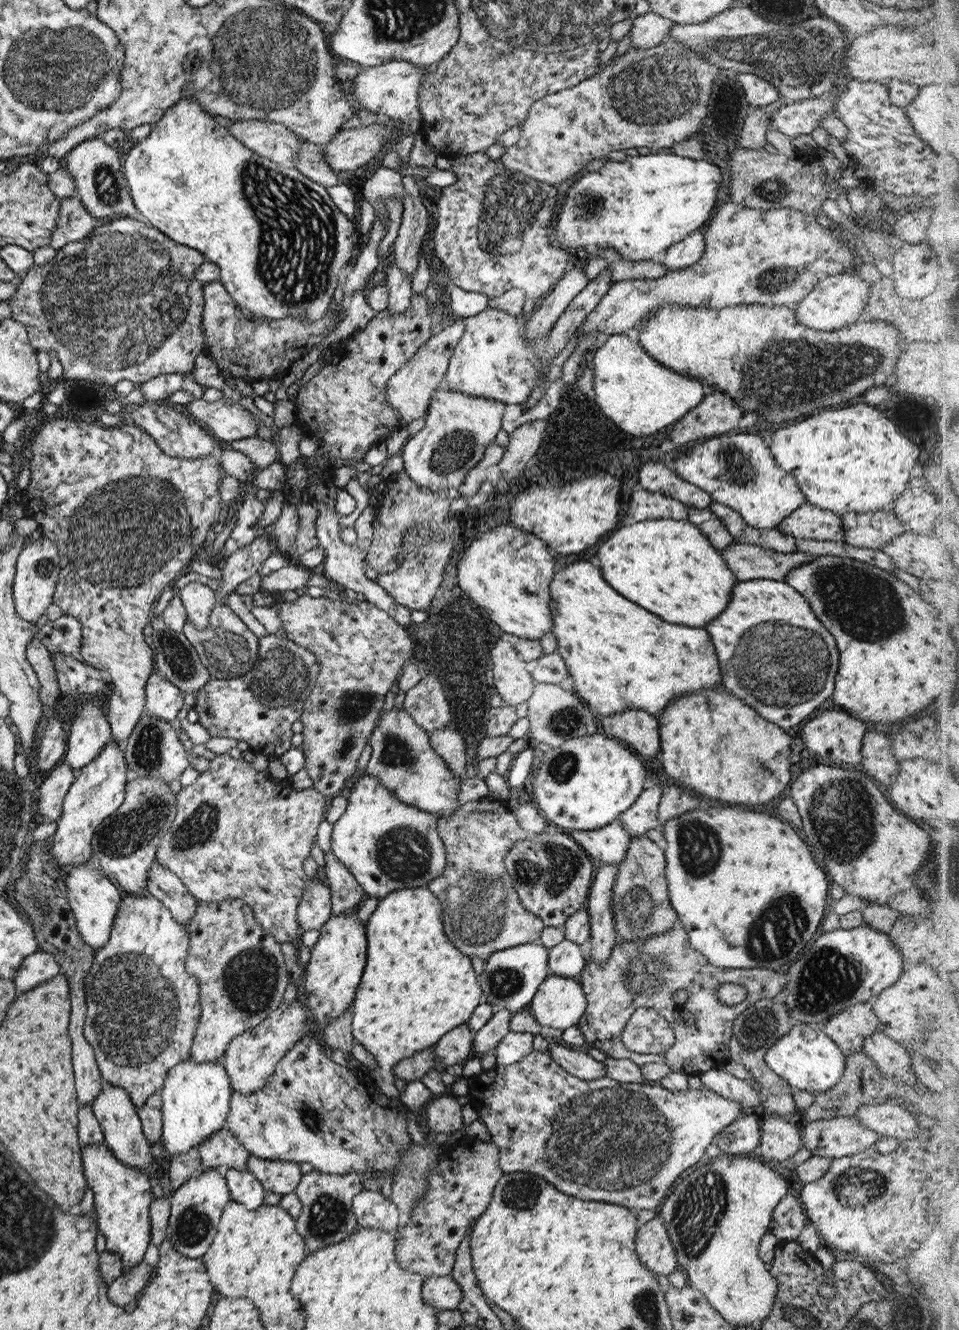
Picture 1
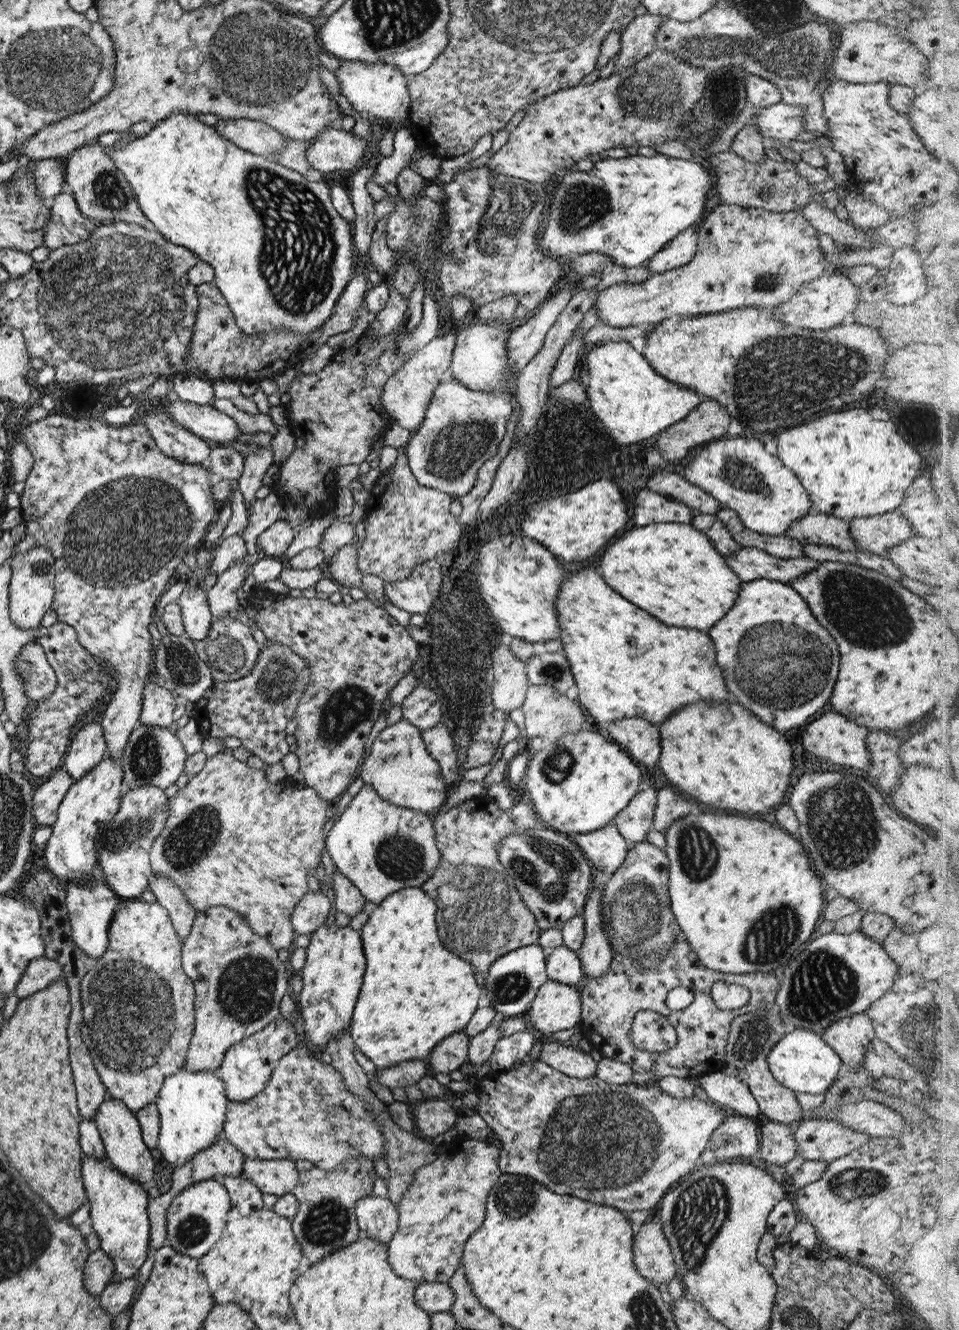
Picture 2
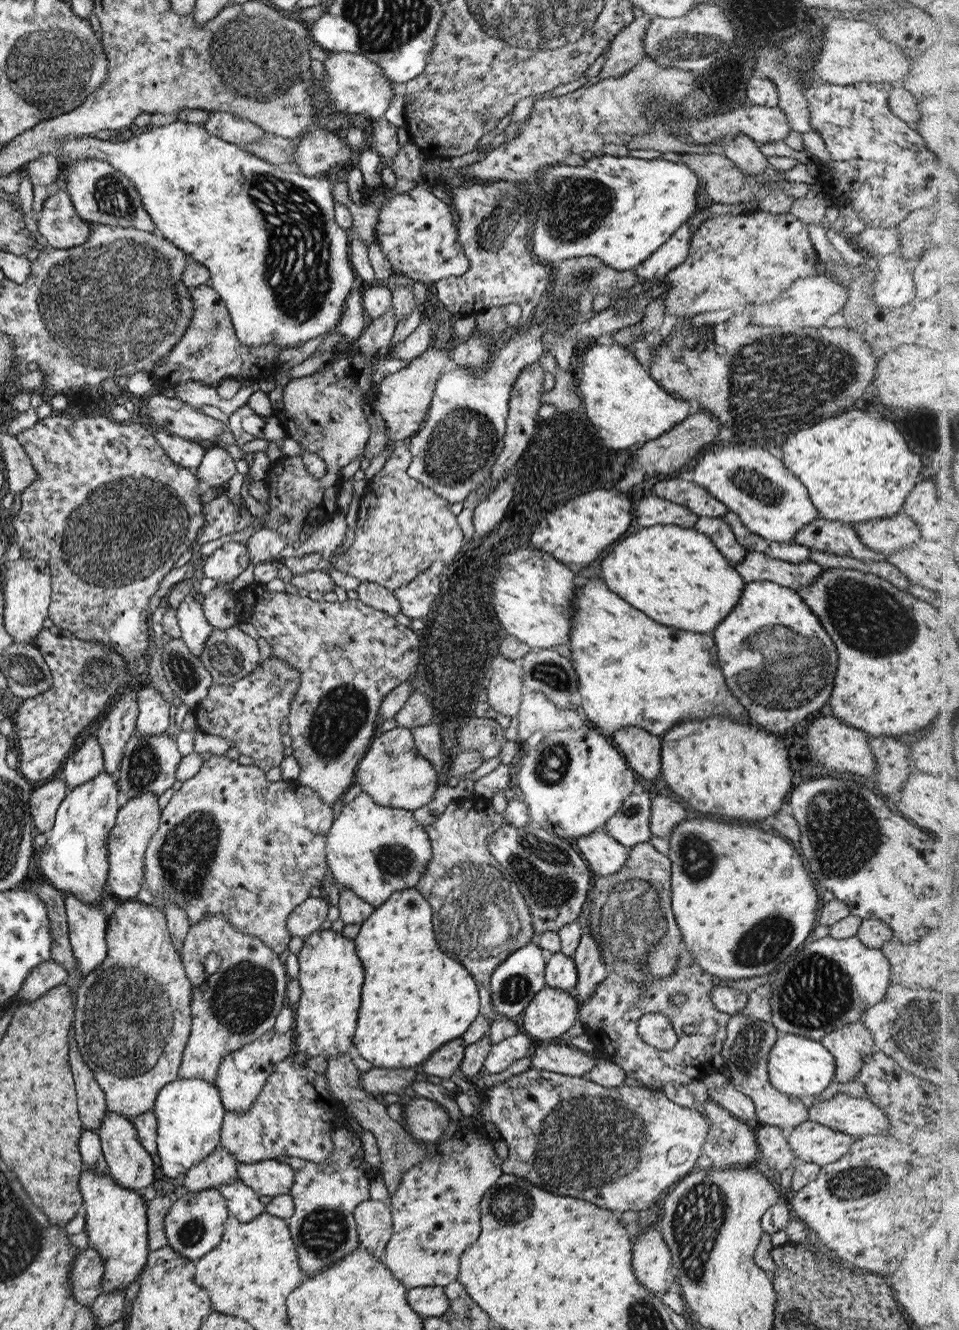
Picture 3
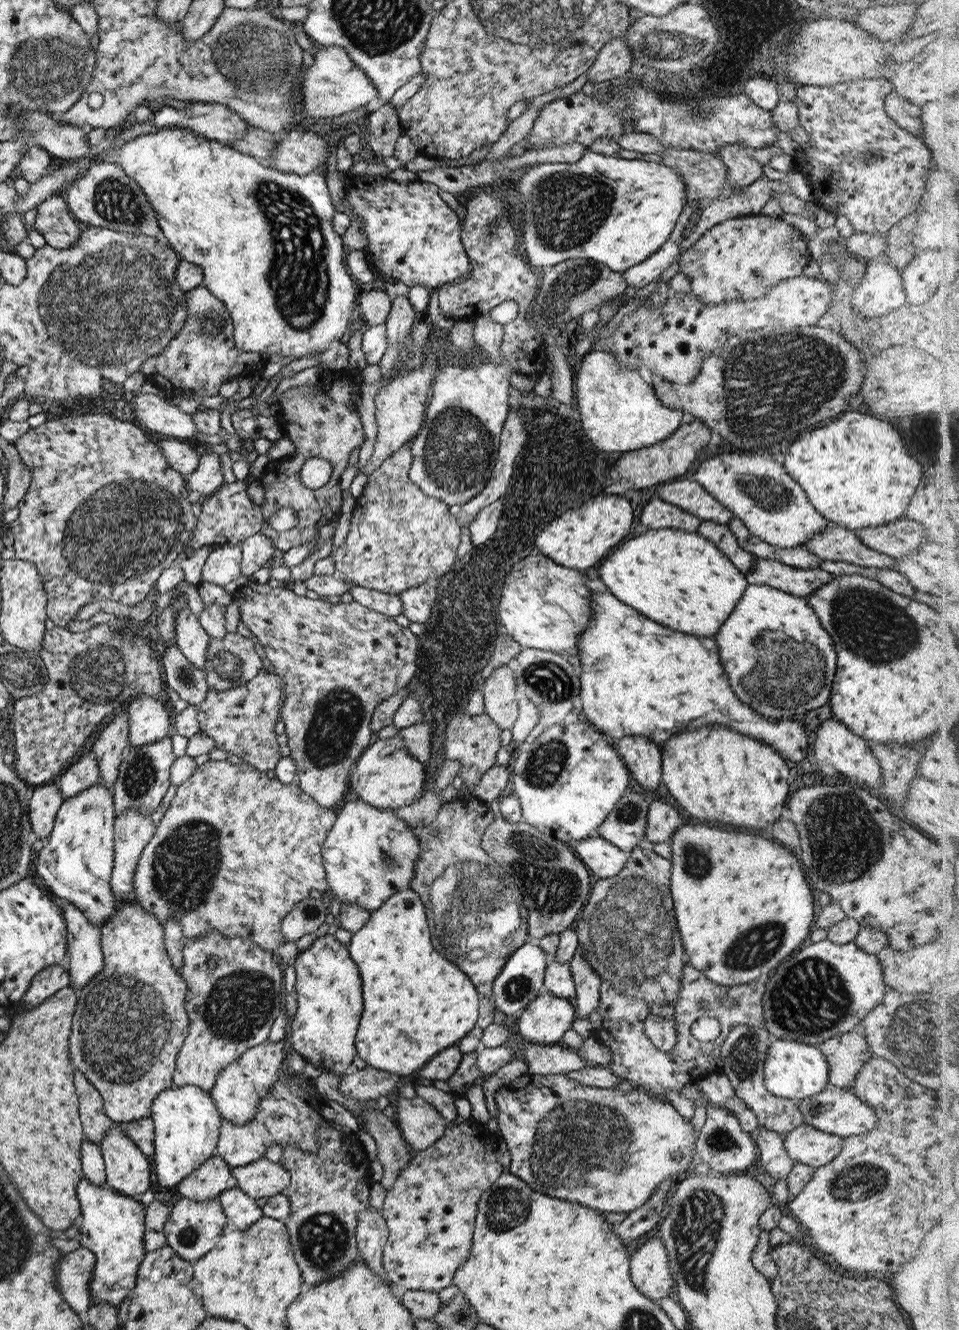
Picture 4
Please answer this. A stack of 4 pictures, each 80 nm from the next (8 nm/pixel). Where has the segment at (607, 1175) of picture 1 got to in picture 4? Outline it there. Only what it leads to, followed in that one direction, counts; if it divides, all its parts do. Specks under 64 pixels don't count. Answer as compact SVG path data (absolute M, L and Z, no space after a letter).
M526 1073L523 1076L515 1078L513 1082L509 1082L509 1084L498 1088L493 1094L493 1098L497 1109L496 1121L499 1136L505 1142L511 1158L507 1166L507 1173L519 1177L535 1192L588 1206L601 1214L608 1212L631 1213L636 1208L643 1206L658 1186L664 1183L667 1184L667 1179L674 1181L674 1179L685 1175L685 1170L689 1165L694 1163L693 1135L697 1132L693 1131L691 1119L683 1118L676 1111L676 1108L663 1097L653 1096L653 1094L649 1094L649 1092L645 1092L639 1088L633 1088L629 1092L621 1092L621 1090L617 1090L615 1087L609 1089L589 1088L589 1086L583 1086L583 1084L579 1084L575 1080L569 1080L563 1074L543 1076Z

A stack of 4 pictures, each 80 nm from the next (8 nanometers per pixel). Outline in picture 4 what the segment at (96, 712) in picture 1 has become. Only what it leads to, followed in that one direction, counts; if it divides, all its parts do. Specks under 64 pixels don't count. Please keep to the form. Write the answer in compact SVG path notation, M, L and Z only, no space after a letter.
M85 750L85 754L62 769L54 783L65 800L97 782L99 782L99 767L92 751Z

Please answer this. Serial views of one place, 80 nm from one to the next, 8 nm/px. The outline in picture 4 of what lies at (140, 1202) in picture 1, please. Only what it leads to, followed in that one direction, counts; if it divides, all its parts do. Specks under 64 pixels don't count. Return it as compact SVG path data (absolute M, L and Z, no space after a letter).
M83 1176L76 1184L76 1197L80 1204L81 1218L83 1218L78 1226L76 1237L80 1247L90 1250L95 1255L94 1269L89 1279L91 1304L105 1301L119 1308L123 1298L129 1296L129 1292L135 1285L137 1267L146 1253L143 1246L145 1207L132 1197L115 1192L107 1184L94 1185Z

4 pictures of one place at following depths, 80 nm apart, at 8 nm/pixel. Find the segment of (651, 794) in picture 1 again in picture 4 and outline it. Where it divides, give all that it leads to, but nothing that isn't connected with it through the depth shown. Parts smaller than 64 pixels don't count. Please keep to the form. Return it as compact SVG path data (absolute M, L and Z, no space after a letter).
M625 792L594 835L629 852L644 840L649 797L642 792Z

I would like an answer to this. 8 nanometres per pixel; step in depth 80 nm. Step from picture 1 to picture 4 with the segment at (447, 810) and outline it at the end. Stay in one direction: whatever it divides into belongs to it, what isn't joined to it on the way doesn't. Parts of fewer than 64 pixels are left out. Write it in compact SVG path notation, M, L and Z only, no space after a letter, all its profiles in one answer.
M396 734L390 738L378 739L368 745L360 756L356 758L356 762L351 767L348 775L348 790L350 789L365 804L369 804L369 806L373 806L375 809L399 809L413 804L426 792L424 767L422 762L419 762L405 750L404 740L401 738L401 735Z

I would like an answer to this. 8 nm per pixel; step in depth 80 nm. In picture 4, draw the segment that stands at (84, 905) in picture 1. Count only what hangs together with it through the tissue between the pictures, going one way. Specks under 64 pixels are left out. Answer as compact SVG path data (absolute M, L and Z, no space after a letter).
M60 902L66 926L66 948L63 968L73 979L73 985L84 987L99 972L103 964L100 929L92 925L77 907Z

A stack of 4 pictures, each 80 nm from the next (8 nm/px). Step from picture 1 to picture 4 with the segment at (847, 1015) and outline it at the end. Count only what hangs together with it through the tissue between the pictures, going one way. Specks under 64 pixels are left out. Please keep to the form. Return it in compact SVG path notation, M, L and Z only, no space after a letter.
M858 1028L823 1040L816 1046L827 1061L828 1087L850 1089L863 1063L873 1056Z

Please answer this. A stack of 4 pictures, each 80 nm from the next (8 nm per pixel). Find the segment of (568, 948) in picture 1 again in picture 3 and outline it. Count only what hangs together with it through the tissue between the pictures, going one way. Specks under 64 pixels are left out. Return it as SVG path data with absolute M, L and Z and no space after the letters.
M561 951L554 952L544 966L544 984L547 987L573 993L577 971L572 957Z

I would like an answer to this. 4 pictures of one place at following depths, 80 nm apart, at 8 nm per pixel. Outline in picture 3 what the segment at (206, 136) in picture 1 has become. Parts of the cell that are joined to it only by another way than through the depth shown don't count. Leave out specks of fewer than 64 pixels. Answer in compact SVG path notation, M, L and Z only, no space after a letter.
M178 119L171 122L170 125L159 126L158 128L153 127L123 141L114 140L114 142L111 142L110 140L97 139L94 136L72 136L71 138L64 138L60 145L61 154L58 157L61 159L75 161L89 157L104 160L128 178L137 193L139 193L145 212L150 216L151 222L161 232L163 238L180 248L188 256L189 261L198 262L207 268L209 279L205 284L209 285L224 302L234 334L239 343L248 347L260 347L262 344L273 343L285 349L298 347L309 338L325 337L335 330L344 300L347 298L353 284L357 282L357 278L348 259L349 230L339 228L339 225L335 222L332 188L329 182L323 180L320 175L302 175L299 172L284 170L271 163L266 163L263 159L243 150L241 146L232 145L230 142L221 140L205 132L203 128L199 128L199 125L192 125Z

